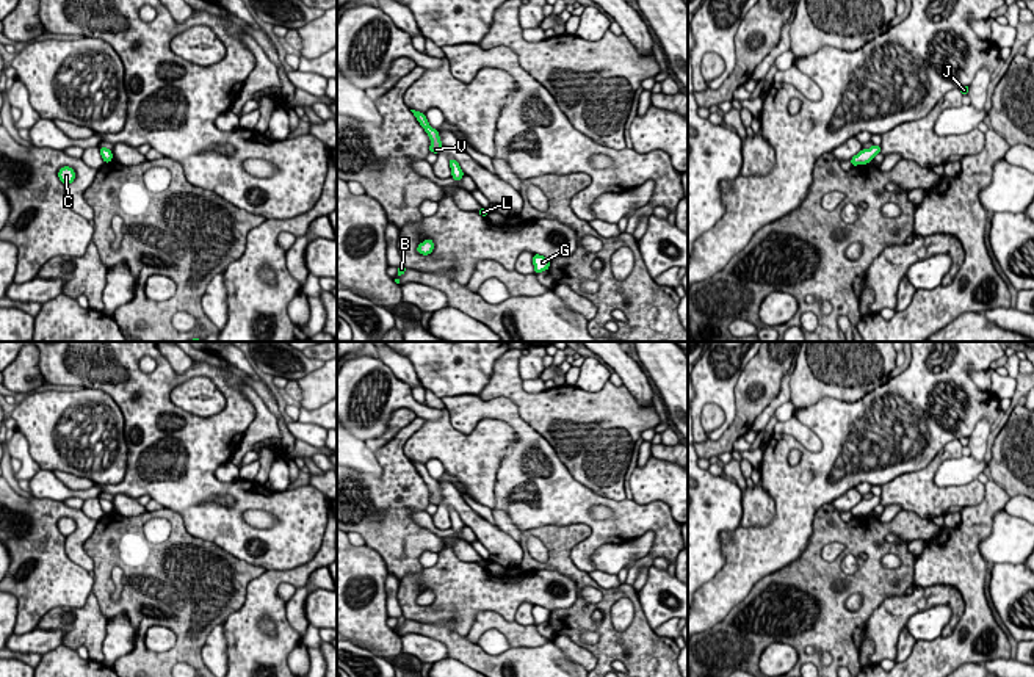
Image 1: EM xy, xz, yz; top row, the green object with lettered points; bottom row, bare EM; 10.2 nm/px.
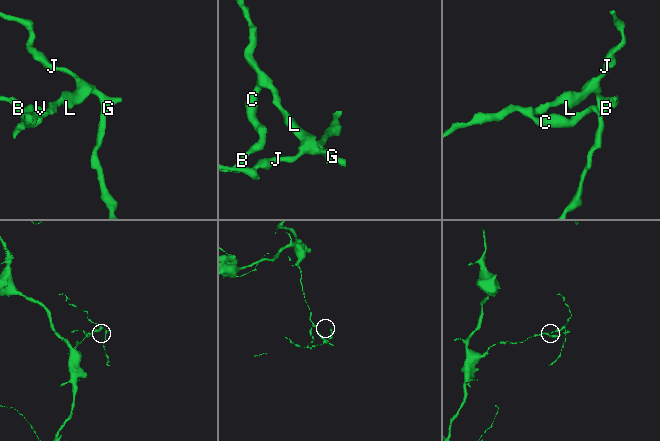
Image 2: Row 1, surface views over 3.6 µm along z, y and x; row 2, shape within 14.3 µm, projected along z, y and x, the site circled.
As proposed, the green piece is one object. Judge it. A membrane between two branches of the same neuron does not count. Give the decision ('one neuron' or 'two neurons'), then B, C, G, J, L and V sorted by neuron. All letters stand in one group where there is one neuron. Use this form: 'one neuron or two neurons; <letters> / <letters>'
one neuron; B C G J L V

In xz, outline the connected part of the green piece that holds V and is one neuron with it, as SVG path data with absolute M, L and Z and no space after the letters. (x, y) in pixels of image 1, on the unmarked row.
M410 461L410 462L414 464L414 467L417 469L417 472L425 480L425 483L428 484L428 487L431 491L429 503L439 505L440 500L442 500L439 481L436 481L429 476L425 464L420 464L420 462L415 462L415 461Z

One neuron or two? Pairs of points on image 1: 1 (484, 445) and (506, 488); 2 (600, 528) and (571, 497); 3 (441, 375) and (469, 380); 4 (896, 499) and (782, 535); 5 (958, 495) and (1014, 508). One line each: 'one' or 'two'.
1: two
2: one
3: one
4: two
5: two

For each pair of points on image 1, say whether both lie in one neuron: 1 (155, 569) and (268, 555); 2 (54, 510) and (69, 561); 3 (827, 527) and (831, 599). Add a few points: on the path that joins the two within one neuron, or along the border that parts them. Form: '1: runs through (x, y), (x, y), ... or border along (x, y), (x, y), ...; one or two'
1: border along (206, 541), (212, 541), (242, 560), (265, 569); two
2: runs through (50, 522), (50, 543), (57, 549); one
3: runs through (815, 544), (815, 582); one

